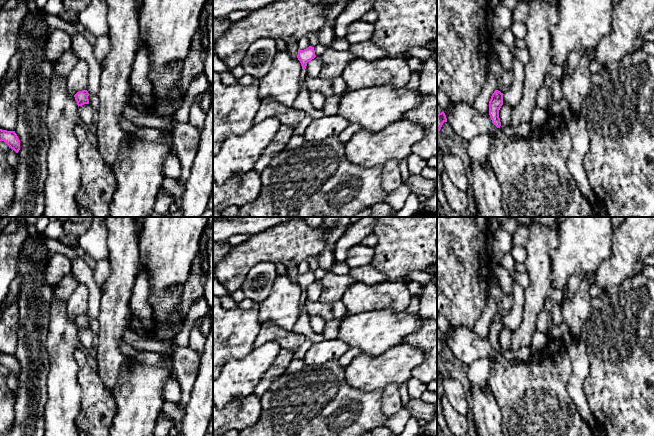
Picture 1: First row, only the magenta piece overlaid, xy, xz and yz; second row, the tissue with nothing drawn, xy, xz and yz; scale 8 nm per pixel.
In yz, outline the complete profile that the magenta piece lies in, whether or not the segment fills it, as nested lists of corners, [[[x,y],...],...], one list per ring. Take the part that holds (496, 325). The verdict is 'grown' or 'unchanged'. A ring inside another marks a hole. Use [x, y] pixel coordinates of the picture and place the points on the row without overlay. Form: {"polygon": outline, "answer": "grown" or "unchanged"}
{"polygon": [[[495,314],[489,325],[489,339],[491,341],[492,347],[500,352],[501,346],[499,342],[499,334],[503,329],[503,317],[498,314]]], "answer": "unchanged"}

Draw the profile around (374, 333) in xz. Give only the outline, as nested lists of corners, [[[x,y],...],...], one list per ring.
[[[373,310],[346,315],[337,338],[370,356],[379,356],[417,331],[424,319],[418,314]]]

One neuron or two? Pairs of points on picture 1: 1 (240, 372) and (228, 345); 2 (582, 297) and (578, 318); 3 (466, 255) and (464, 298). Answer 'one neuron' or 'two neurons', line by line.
1: two neurons
2: one neuron
3: one neuron

